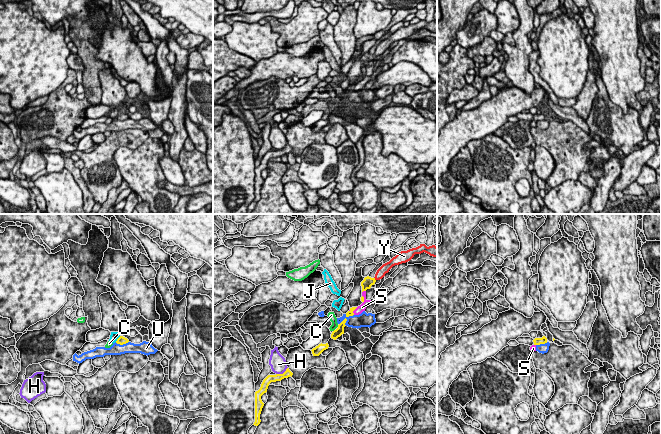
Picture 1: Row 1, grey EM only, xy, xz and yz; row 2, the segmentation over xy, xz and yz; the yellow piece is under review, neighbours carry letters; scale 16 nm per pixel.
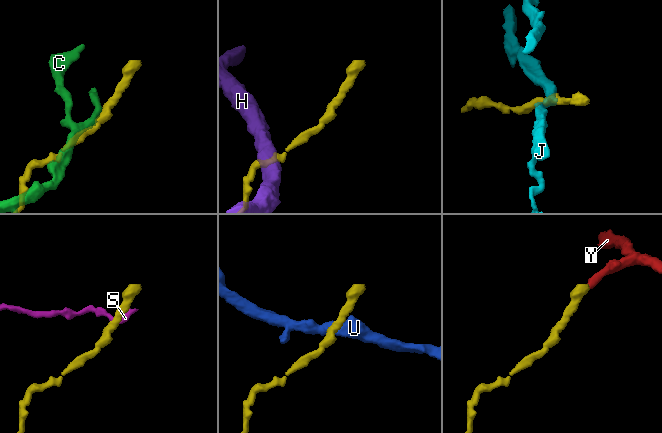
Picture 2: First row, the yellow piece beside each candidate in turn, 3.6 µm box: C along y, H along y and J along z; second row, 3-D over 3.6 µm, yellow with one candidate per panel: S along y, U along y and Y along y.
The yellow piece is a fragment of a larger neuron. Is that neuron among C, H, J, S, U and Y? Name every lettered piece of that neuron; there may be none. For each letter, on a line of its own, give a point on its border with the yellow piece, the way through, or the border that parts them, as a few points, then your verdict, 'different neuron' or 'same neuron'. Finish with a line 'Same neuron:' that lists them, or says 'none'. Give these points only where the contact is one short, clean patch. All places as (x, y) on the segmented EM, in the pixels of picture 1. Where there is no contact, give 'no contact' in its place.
C: no contact | different neuron
H: xz (283, 373) | along xz (287, 367), (282, 373), (276, 374) | different neuron
J: xy (117, 339) | along xy (120, 336), (115, 341) | different neuron
S: xz (363, 290) | along xz (365, 290), (362, 292) | different neuron
U: xz (346, 316) | along xz (353, 314), (346, 317), (339, 324) | different neuron
Y: xz (374, 279) | across xz (366, 284), (374, 279), (385, 268) | same neuron
Same neuron: Y

